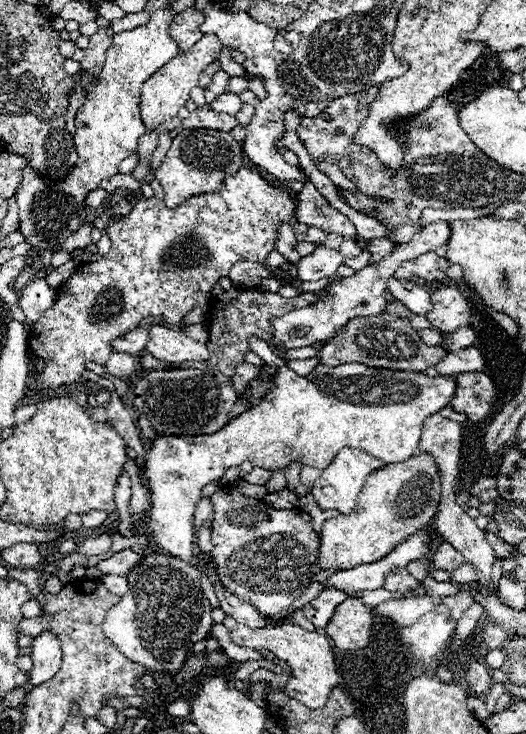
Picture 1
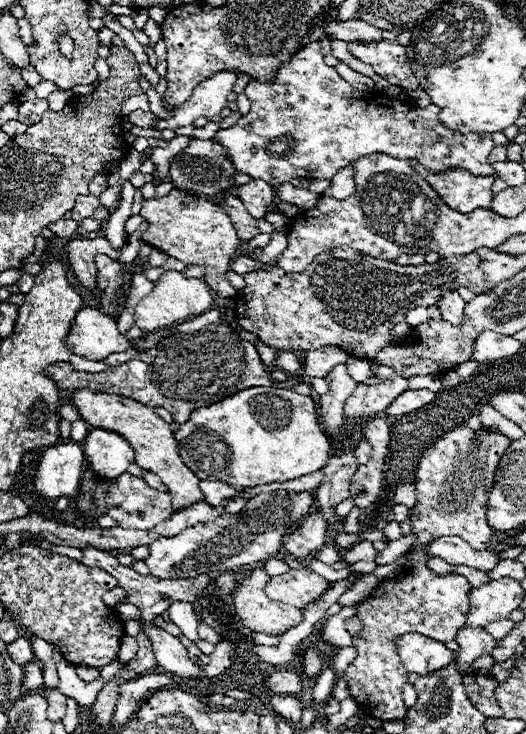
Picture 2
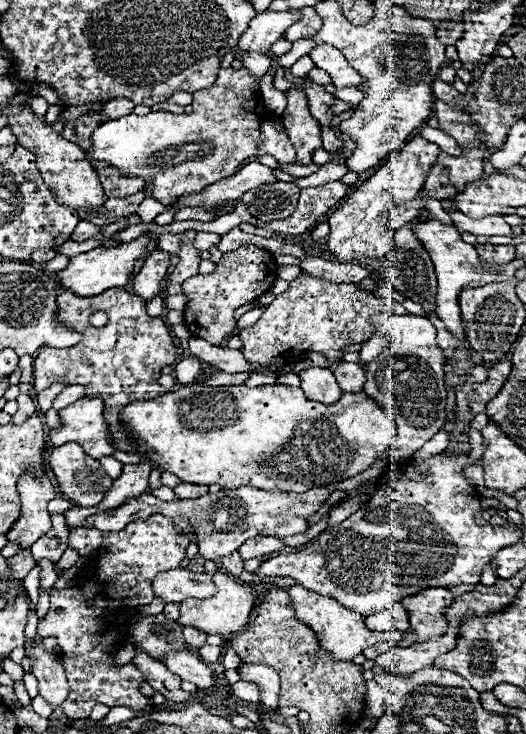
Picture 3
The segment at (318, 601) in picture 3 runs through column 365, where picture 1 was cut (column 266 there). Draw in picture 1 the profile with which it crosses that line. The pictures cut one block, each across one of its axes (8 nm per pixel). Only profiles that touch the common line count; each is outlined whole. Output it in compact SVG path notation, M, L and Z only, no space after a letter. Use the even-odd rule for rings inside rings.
M226 616L224 624L230 630L230 636L232 636L234 644L246 646L246 648L254 648L254 650L268 650L276 658L286 660L290 664L292 676L288 678L288 688L286 688L286 694L290 698L298 700L300 704L304 704L310 710L324 708L324 704L326 704L326 700L330 696L330 690L340 684L340 676L336 672L334 654L332 654L328 638L324 634L302 630L290 618L286 618L282 622L266 624L264 628L250 628L250 626L244 626L244 624L236 622L232 616Z

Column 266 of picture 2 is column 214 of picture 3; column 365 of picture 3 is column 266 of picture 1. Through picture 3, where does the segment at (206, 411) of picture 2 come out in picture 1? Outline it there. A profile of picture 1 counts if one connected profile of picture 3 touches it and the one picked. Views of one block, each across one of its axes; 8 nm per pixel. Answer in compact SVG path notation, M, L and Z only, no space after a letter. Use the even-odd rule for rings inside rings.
M250 338L250 348L258 354L266 366L276 370L272 386L268 394L250 410L242 412L240 416L232 418L220 432L206 434L206 436L158 436L148 450L146 460L146 478L152 492L152 508L150 508L150 522L148 532L156 546L168 550L172 556L186 560L188 564L194 562L194 508L200 502L200 488L218 480L226 468L240 466L244 460L260 466L264 470L278 470L288 468L292 462L300 462L312 468L324 470L340 448L352 446L364 452L370 452L382 462L404 462L418 454L420 432L424 418L440 412L444 406L450 404L450 396L454 396L456 382L452 376L436 376L428 378L422 372L400 372L400 370L382 370L370 368L358 362L340 364L340 366L326 366L318 364L314 372L308 376L300 376L292 372L284 360L272 354L268 342Z

